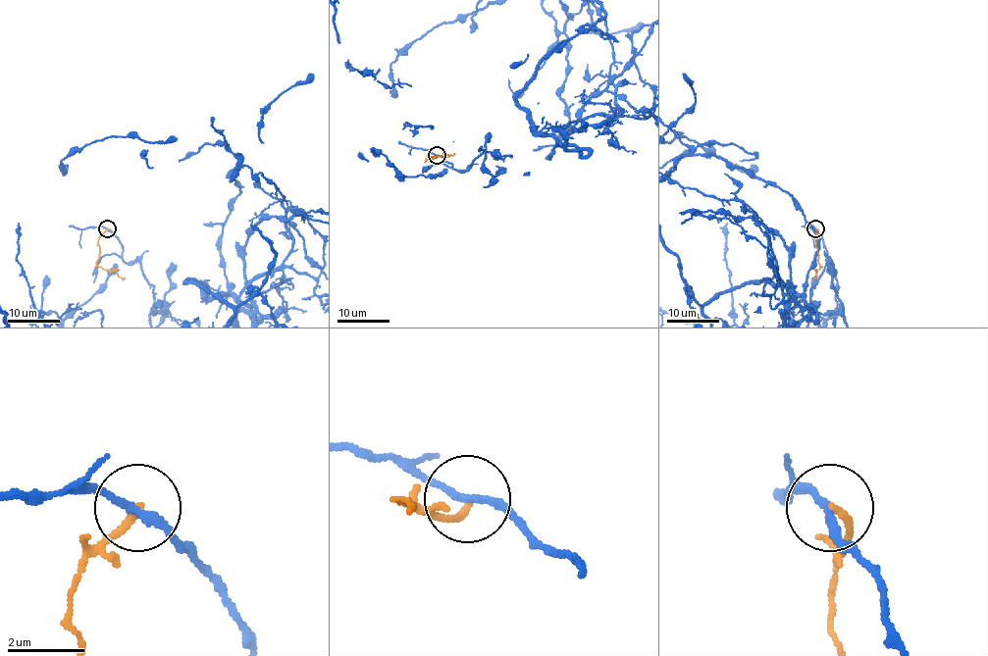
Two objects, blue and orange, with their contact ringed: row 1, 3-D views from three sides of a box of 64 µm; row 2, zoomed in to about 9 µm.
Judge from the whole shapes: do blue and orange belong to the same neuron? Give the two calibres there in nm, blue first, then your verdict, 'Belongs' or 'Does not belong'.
Thickness 190 nm (blue) against 190 nm. Does not belong

